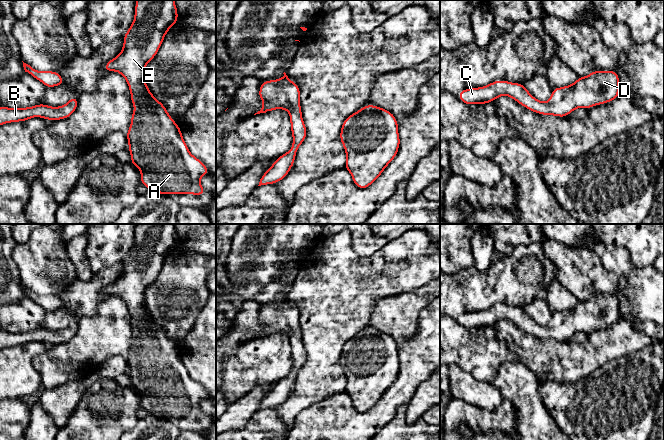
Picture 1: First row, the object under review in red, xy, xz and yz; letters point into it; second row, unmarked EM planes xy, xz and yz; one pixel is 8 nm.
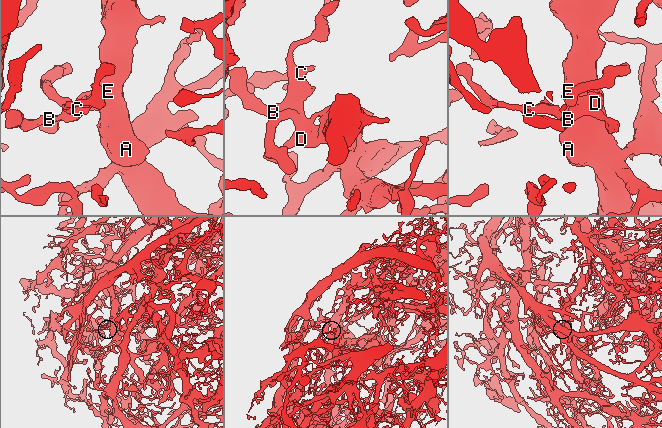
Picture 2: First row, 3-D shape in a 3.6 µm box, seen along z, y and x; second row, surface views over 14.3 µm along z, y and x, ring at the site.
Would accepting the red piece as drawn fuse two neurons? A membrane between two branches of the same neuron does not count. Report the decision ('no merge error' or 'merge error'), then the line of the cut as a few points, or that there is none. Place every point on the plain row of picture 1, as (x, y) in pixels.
no merge error | no cut

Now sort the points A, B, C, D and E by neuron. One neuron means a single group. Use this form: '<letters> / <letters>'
A B C D E

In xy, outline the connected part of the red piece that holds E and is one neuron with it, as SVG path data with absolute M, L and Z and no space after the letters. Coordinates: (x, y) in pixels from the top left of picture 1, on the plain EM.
M137 224L134 245L123 261L124 270L120 278L103 292L106 296L119 296L129 309L135 333L126 361L131 377L130 385L141 395L141 408L163 419L185 417L203 420L205 413L200 408L200 402L210 398L210 395L189 376L180 351L169 340L165 330L152 319L144 305L146 289L156 280L168 254L178 246L177 241L174 224Z

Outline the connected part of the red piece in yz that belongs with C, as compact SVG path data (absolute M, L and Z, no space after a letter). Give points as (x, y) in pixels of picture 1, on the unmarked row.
M593 295L586 301L578 301L577 305L569 310L552 313L552 319L548 326L541 326L534 322L529 315L521 307L510 307L505 304L494 305L485 311L477 311L473 313L463 313L460 315L459 323L467 328L491 327L496 322L506 319L513 322L516 326L525 332L541 339L554 339L559 341L567 341L569 337L577 332L591 332L613 325L619 320L619 300L617 295Z

